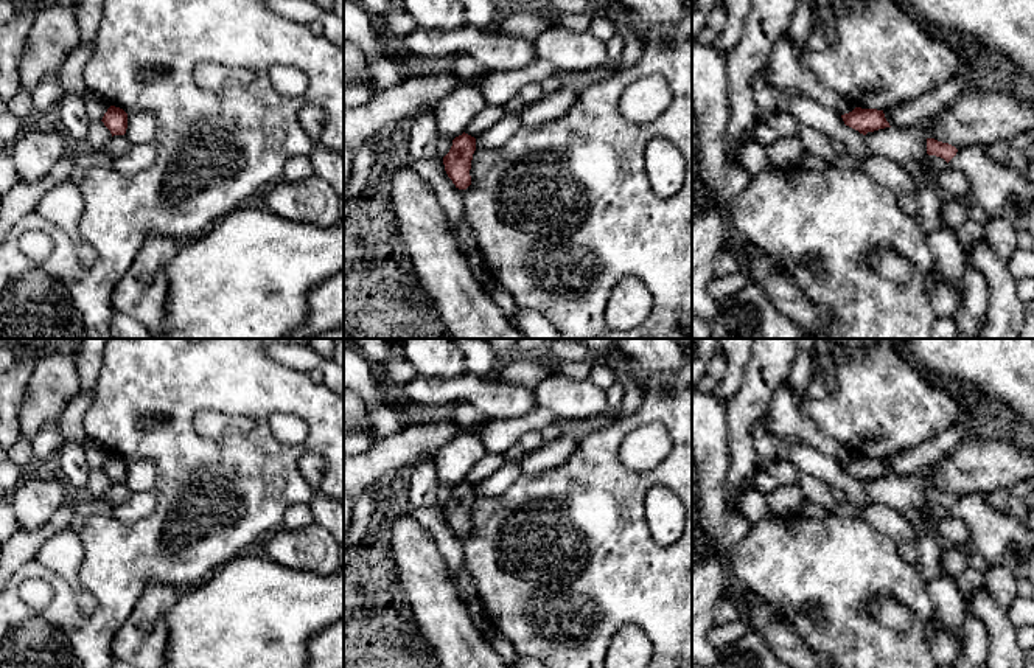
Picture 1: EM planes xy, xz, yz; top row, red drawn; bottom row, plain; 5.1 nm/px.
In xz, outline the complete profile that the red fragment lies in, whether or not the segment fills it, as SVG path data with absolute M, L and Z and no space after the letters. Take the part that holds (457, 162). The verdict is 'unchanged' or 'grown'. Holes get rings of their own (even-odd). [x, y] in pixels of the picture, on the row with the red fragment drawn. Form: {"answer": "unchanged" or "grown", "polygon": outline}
{"answer": "unchanged", "polygon": "M463 132L452 140L449 152L443 157L445 171L459 190L471 185L470 169L474 151L476 138Z"}

